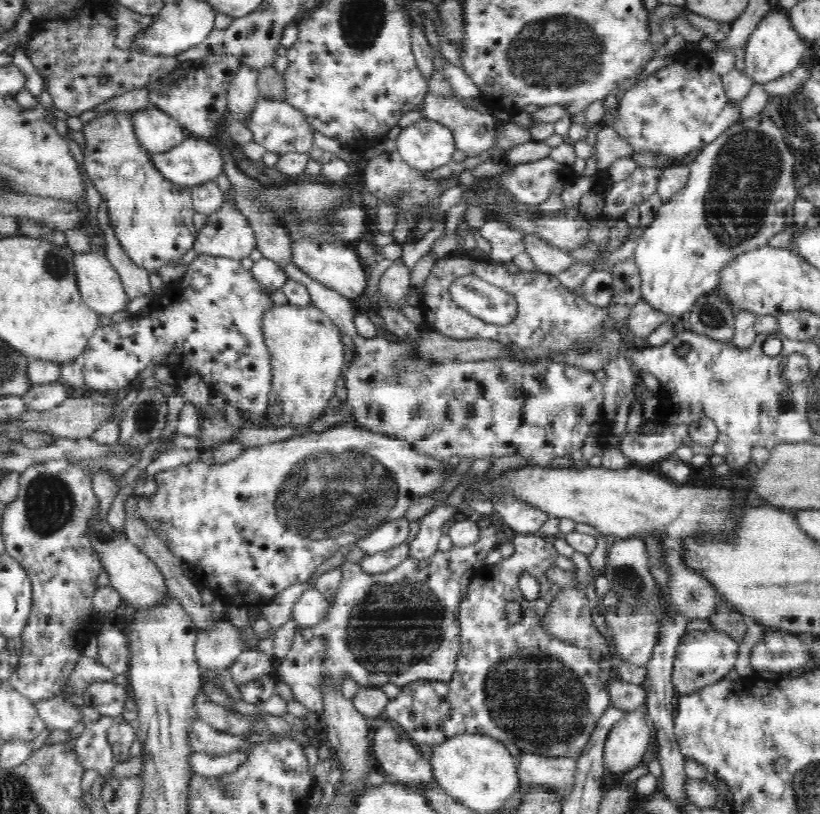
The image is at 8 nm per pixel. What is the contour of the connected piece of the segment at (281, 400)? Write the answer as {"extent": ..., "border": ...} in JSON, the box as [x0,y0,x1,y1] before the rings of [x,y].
{"extent":[259,305,344,427],"border":[[[271,305],[263,310],[259,319],[260,331],[273,367],[273,394],[269,398],[268,410],[264,416],[265,425],[270,427],[304,426],[321,416],[328,400],[334,397],[335,389],[342,383],[341,368],[344,368],[344,344],[342,331],[322,311],[310,305],[300,308],[292,305]]]}

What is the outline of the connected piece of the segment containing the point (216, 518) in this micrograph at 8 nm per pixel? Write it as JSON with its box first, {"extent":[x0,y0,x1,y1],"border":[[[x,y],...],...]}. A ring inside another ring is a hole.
{"extent":[129,425,445,609],"border":[[[342,425],[331,428],[322,434],[310,433],[304,436],[295,436],[282,442],[265,444],[259,447],[250,447],[238,458],[230,462],[214,463],[205,462],[202,458],[183,464],[170,470],[163,470],[154,474],[156,492],[152,496],[134,497],[130,504],[129,518],[141,522],[142,528],[150,532],[150,536],[156,537],[163,548],[172,553],[178,562],[184,563],[192,573],[195,585],[208,588],[213,595],[227,608],[238,606],[246,609],[265,606],[280,592],[288,590],[294,584],[305,584],[310,580],[310,575],[328,558],[332,558],[343,546],[355,546],[355,543],[368,538],[376,533],[387,522],[402,519],[408,506],[416,498],[433,493],[438,486],[443,484],[445,476],[441,474],[441,466],[438,461],[430,461],[428,457],[418,456],[418,453],[410,450],[410,445],[402,444],[402,441],[390,440],[376,433],[370,433],[364,427],[356,429],[352,425]]]}

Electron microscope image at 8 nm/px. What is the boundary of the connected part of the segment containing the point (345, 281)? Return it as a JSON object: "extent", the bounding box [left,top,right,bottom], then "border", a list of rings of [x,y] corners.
{"extent":[292,245,368,300],"border":[[[298,245],[293,246],[292,256],[296,264],[309,274],[311,278],[321,282],[324,286],[340,293],[344,298],[360,300],[368,288],[368,271],[354,250],[335,249],[335,246]]]}

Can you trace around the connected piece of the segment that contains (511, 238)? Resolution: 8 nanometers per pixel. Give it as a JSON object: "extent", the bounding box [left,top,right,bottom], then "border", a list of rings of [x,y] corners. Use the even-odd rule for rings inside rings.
{"extent":[479,219,524,261],"border":[[[496,219],[484,221],[479,229],[480,234],[492,245],[490,260],[512,261],[520,252],[524,252],[523,236],[512,229],[506,229]]]}

